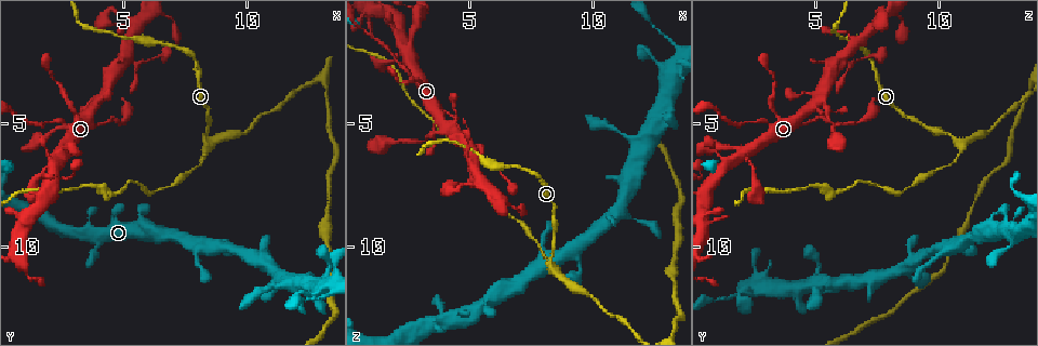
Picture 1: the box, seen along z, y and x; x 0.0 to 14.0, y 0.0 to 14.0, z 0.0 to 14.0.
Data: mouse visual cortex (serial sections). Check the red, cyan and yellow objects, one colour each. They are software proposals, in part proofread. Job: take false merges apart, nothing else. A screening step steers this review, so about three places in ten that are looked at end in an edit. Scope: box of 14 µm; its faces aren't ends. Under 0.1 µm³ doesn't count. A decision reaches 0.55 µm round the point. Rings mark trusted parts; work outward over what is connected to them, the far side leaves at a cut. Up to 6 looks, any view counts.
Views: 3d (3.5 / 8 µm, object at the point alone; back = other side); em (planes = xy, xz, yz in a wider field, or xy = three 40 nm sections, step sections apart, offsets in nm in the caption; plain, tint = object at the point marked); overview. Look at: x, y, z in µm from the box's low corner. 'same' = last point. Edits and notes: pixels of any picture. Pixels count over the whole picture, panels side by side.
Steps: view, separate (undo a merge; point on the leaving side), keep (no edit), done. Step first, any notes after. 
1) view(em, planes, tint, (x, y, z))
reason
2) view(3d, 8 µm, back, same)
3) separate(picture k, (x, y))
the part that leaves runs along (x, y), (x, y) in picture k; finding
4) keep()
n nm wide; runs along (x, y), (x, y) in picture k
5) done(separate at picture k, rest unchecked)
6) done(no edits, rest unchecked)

view(3d, 3.5 µm, (8.5, 5.9, 10.9))
branch point

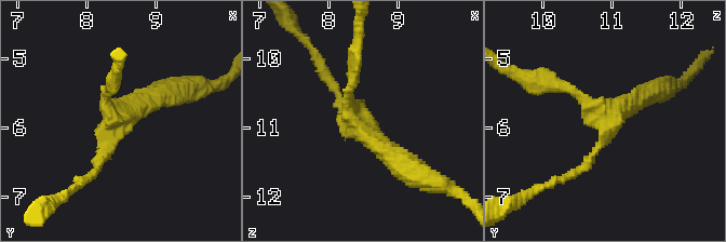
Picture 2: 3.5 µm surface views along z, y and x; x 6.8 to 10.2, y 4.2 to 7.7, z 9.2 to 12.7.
view(em, xy, step 1, plain, (8.40, 5.85, 10.95))
now the EM

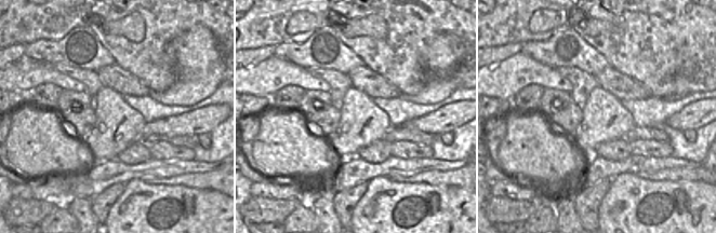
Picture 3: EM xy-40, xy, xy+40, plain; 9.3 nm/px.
view(em, xy, step 1, tint, same)
with the object marked

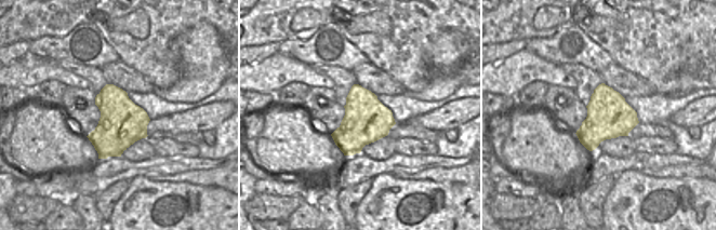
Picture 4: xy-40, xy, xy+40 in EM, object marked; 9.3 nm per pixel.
keep()
one cell here

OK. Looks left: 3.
view(3d, 3.5 µm, (4.1, 5.0, 4.6))
thick turns thin

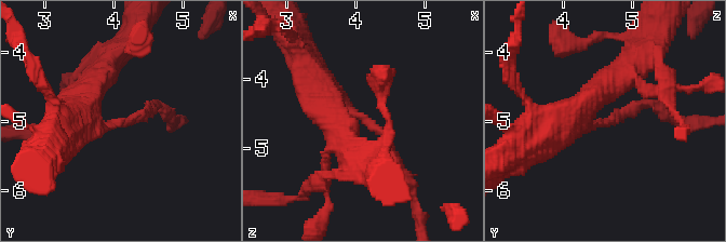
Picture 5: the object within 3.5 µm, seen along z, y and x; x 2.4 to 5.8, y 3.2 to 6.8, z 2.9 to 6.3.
view(em, xy, step 5, tint, (4.10, 5.00, 4.60))
arms of 150, 500 nm

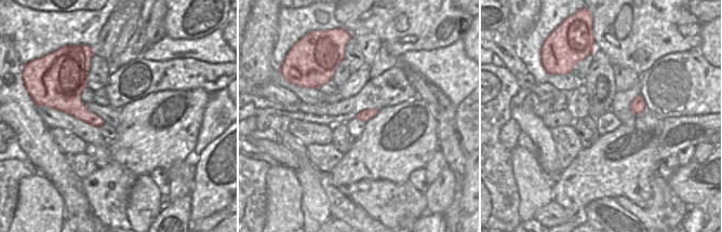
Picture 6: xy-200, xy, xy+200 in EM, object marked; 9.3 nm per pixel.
view(em, xy, step 2, tint, same)

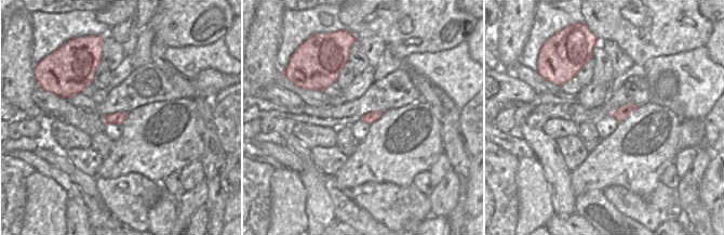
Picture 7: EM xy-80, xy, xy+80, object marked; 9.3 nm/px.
keep()
runs along (310, 78), (386, 136), (403, 172) in picture 5; all the same cell

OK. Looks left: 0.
done(no edits, rest unchecked)

